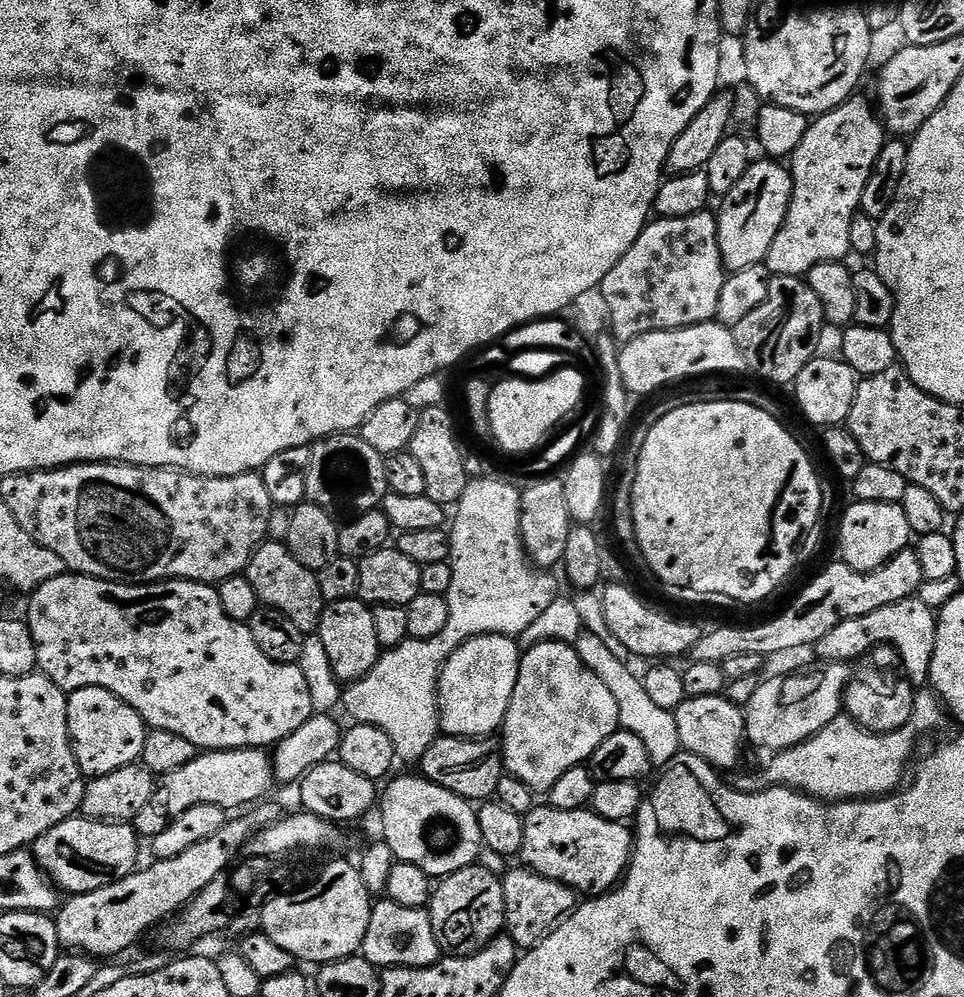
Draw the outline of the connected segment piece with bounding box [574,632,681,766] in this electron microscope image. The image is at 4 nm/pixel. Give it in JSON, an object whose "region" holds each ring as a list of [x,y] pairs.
{"region":[[[584,632],[577,638],[574,647],[578,658],[584,663],[584,667],[589,668],[594,674],[598,674],[598,678],[602,678],[606,690],[610,690],[610,694],[614,694],[614,702],[618,702],[620,728],[630,734],[638,734],[638,738],[642,738],[642,742],[646,746],[646,754],[650,754],[653,765],[663,765],[666,758],[677,755],[681,751],[681,747],[676,713],[661,710],[649,698],[643,680],[634,678],[628,673],[626,666],[622,666],[622,662],[618,662],[612,651],[602,643],[602,638],[594,638],[594,634]]]}

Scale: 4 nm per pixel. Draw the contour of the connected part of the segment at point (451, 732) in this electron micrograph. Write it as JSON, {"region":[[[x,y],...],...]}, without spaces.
{"region":[[[475,636],[440,669],[440,731],[446,736],[488,738],[499,733],[518,682],[522,649],[511,636]]]}

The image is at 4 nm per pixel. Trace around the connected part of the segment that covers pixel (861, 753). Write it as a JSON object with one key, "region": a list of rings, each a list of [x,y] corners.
{"region":[[[920,690],[915,693],[912,717],[904,726],[896,732],[884,735],[873,735],[856,724],[847,714],[841,714],[830,726],[826,726],[818,734],[814,734],[806,742],[798,746],[788,748],[785,752],[775,753],[765,770],[764,776],[767,783],[772,786],[790,788],[803,792],[805,796],[811,796],[821,802],[839,802],[842,800],[862,800],[887,796],[901,787],[900,779],[908,768],[908,759],[916,752],[916,743],[920,736],[932,732],[943,720],[946,720],[946,712],[935,692]]]}

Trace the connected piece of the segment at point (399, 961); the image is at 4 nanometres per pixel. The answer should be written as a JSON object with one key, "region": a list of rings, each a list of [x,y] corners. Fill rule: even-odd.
{"region":[[[387,898],[373,903],[370,926],[366,926],[366,938],[362,954],[378,970],[386,968],[421,968],[434,966],[442,959],[438,938],[434,938],[434,926],[424,908],[398,906]]]}

